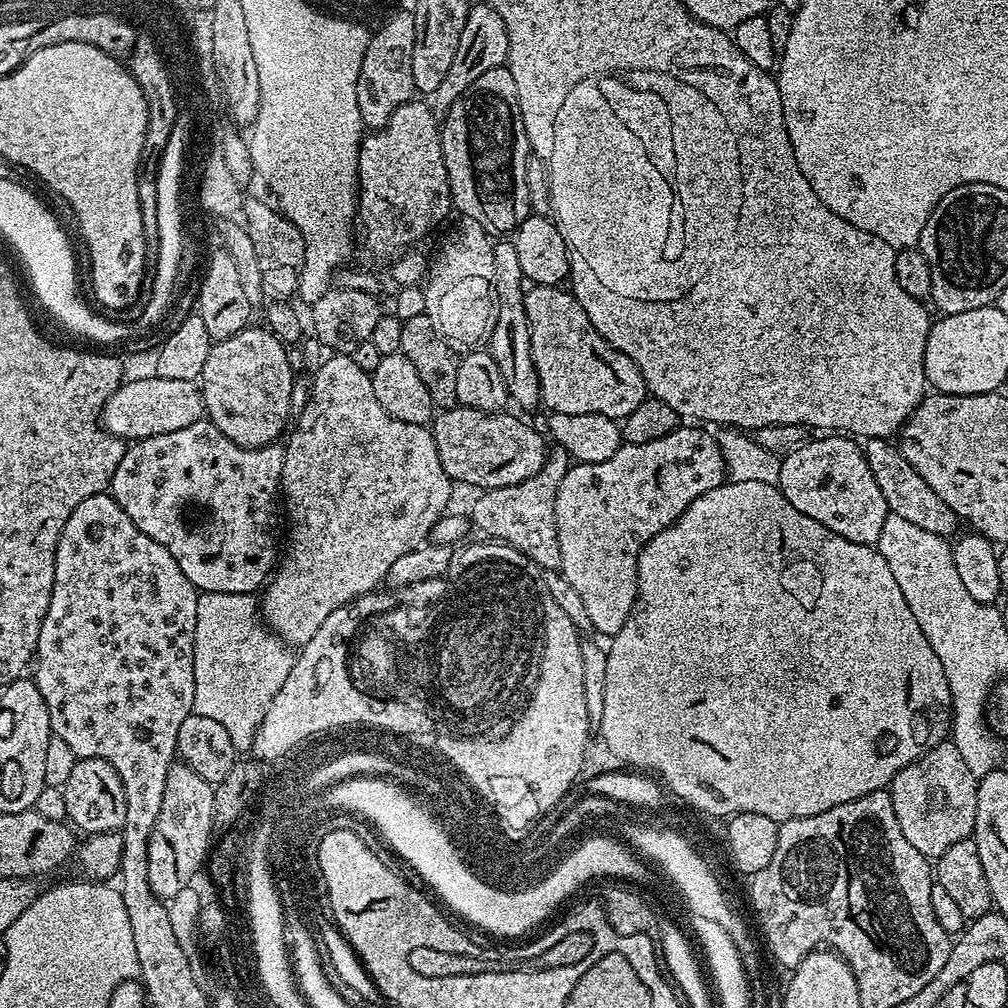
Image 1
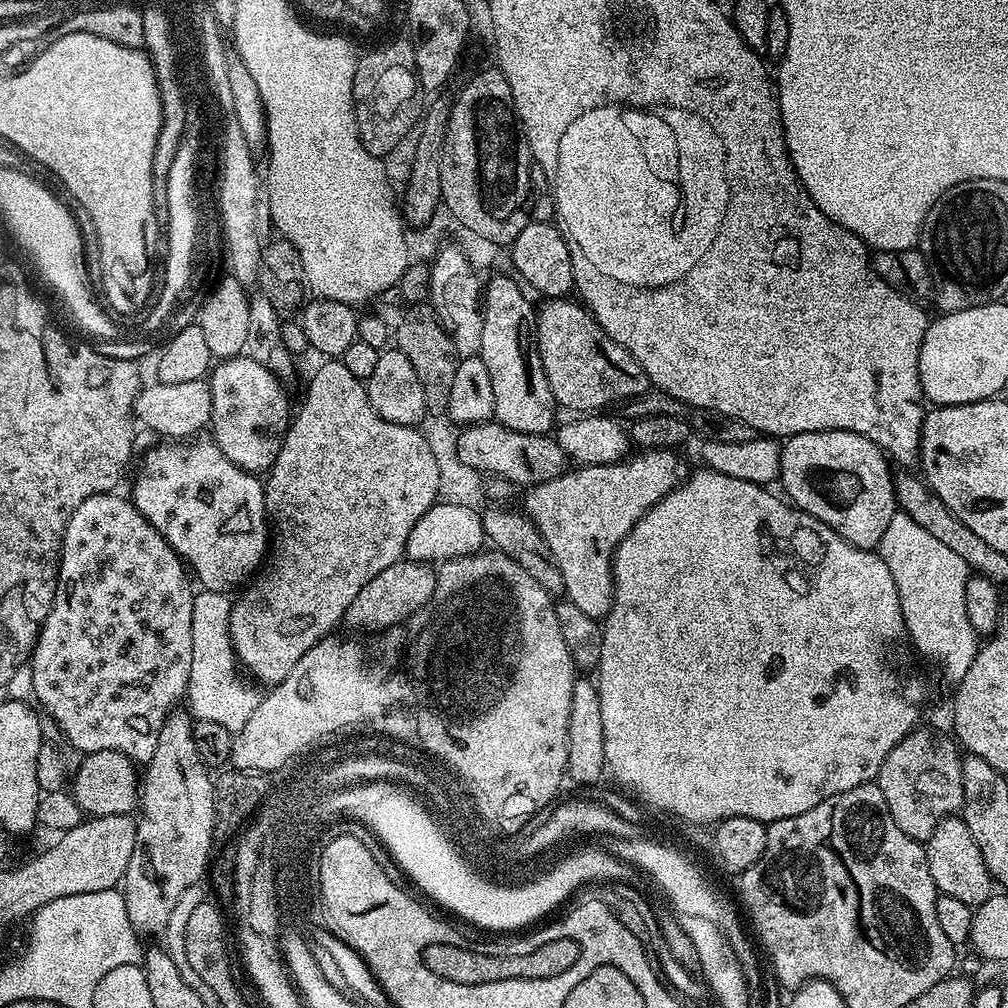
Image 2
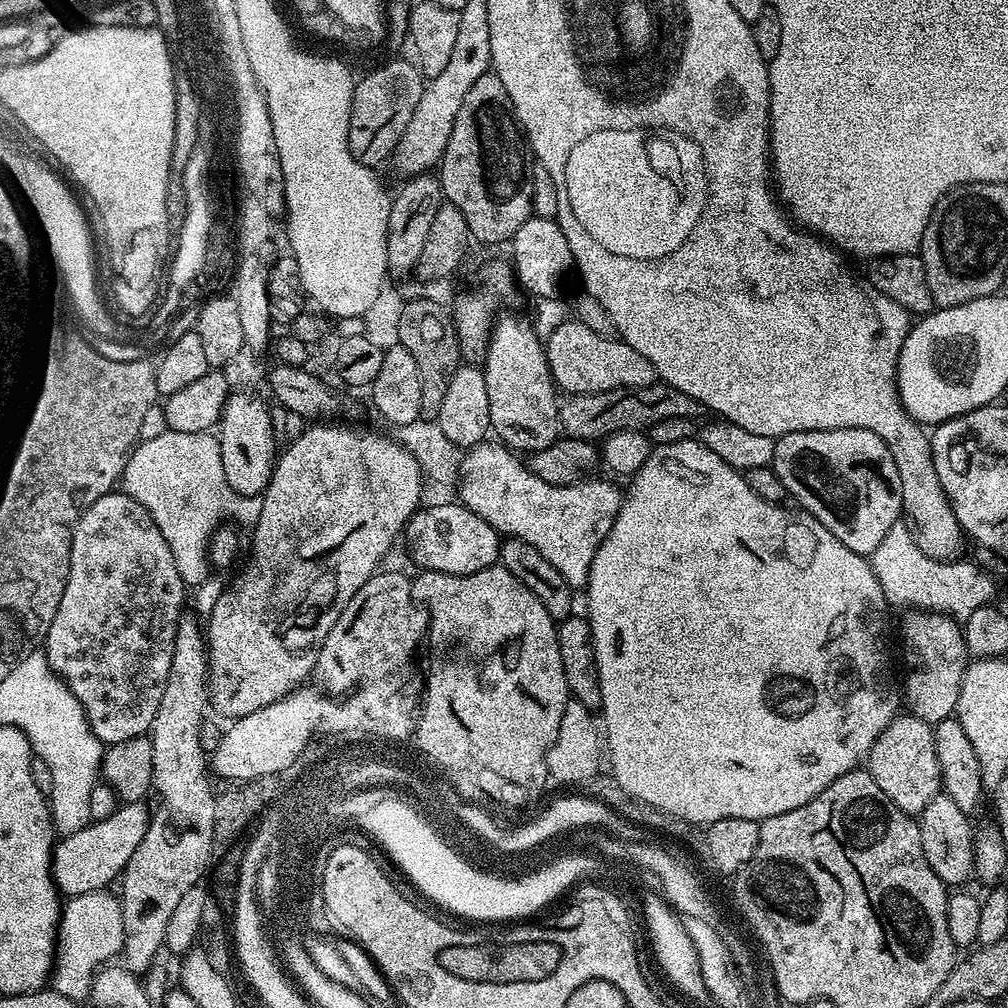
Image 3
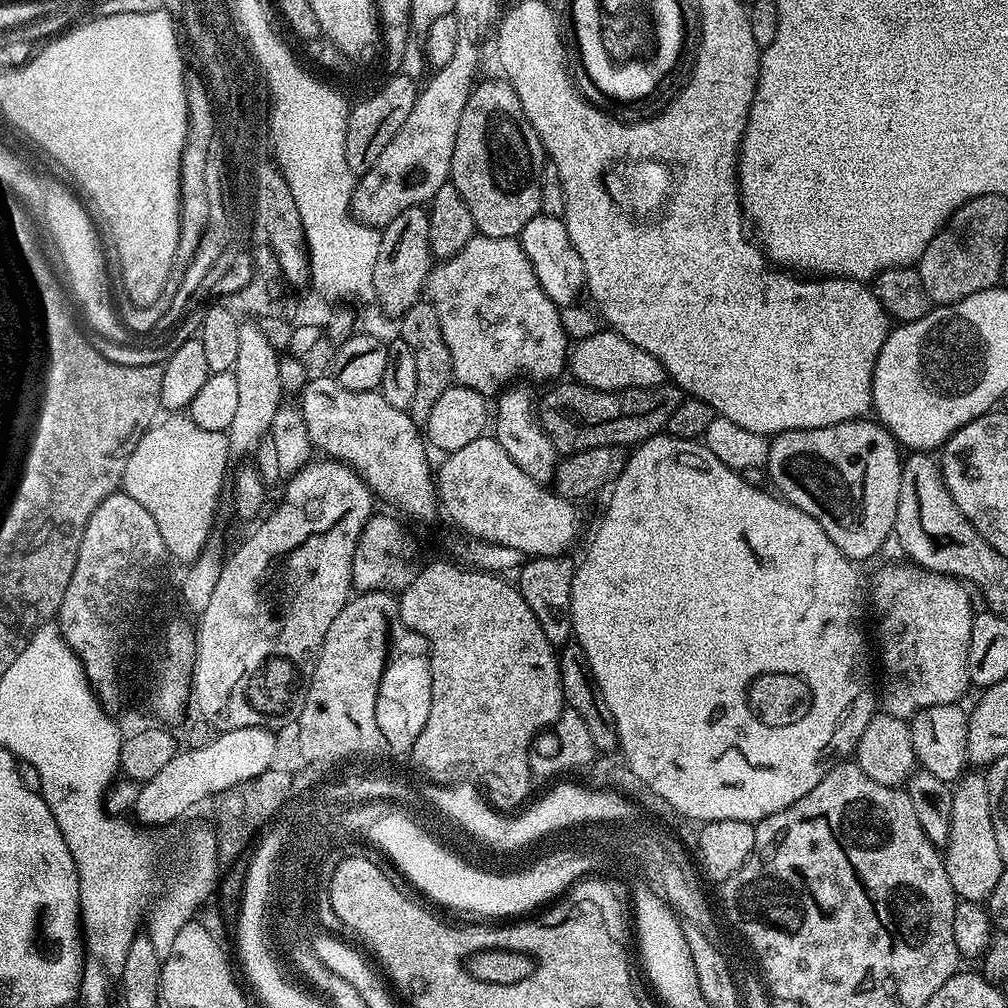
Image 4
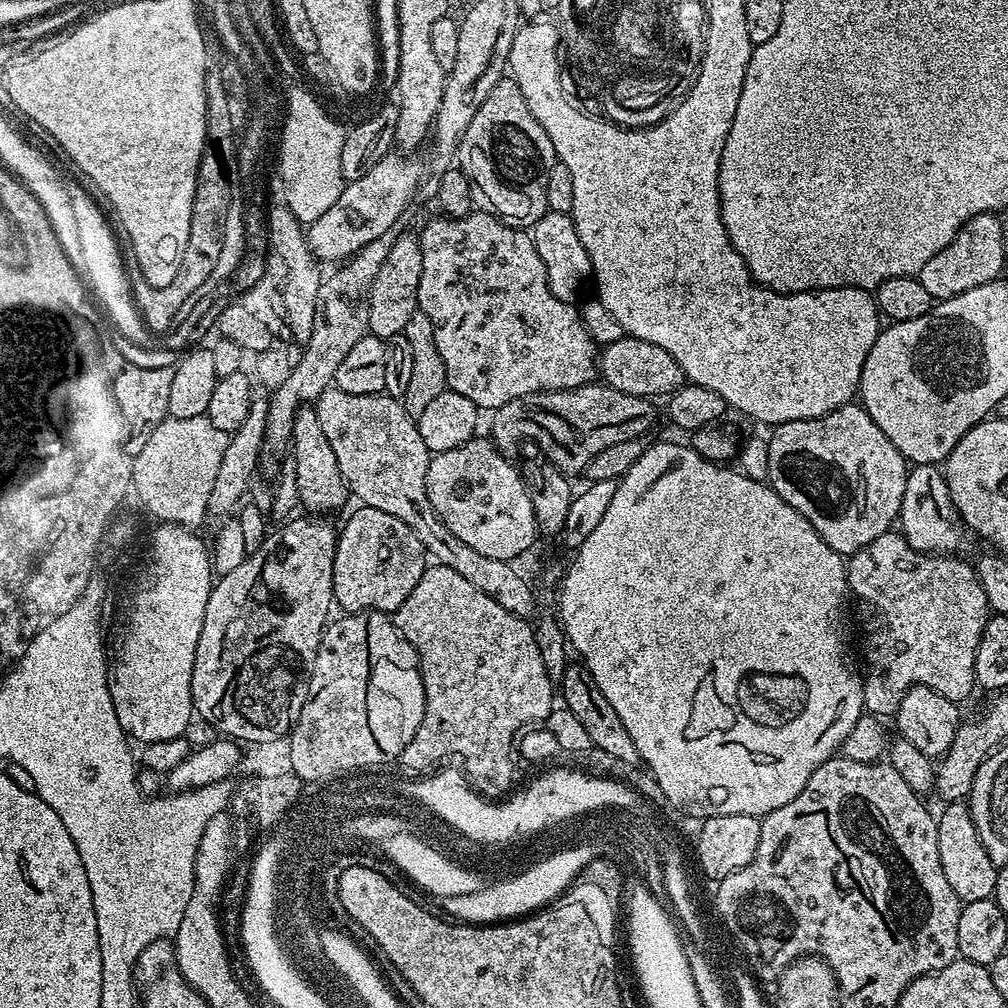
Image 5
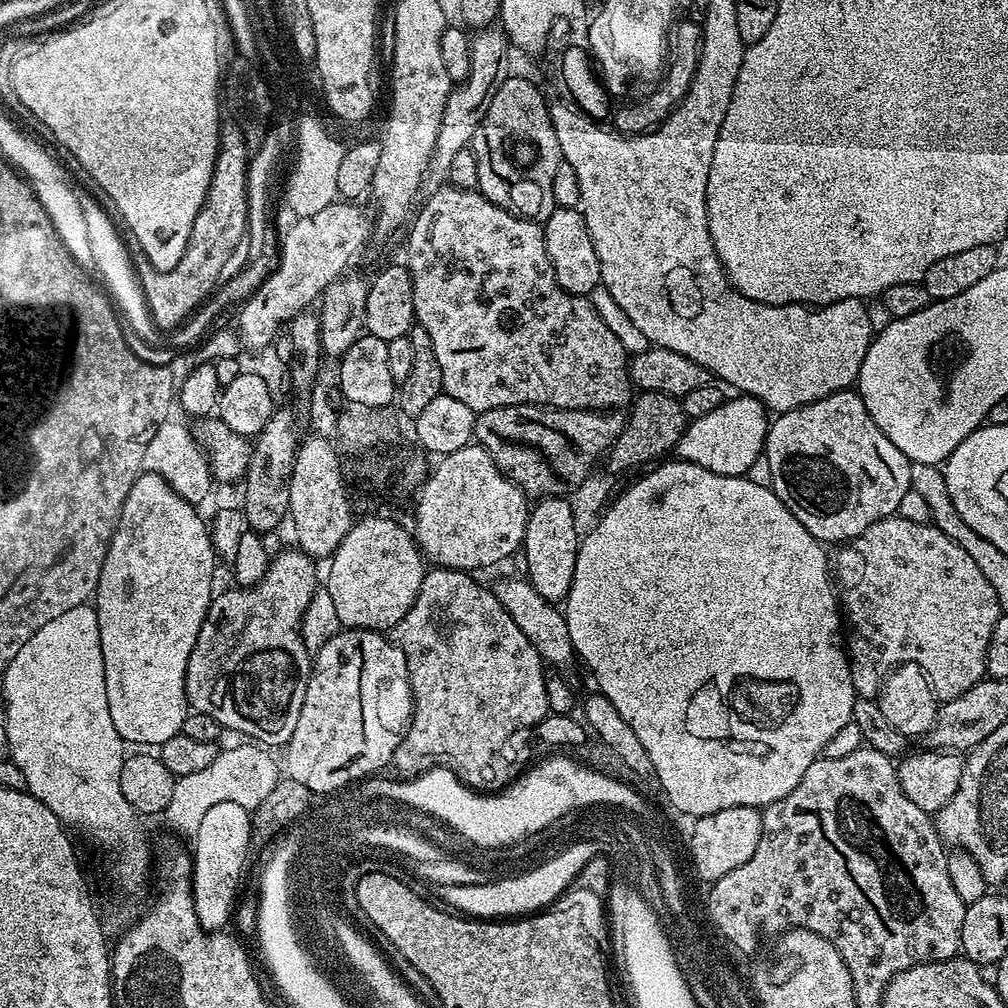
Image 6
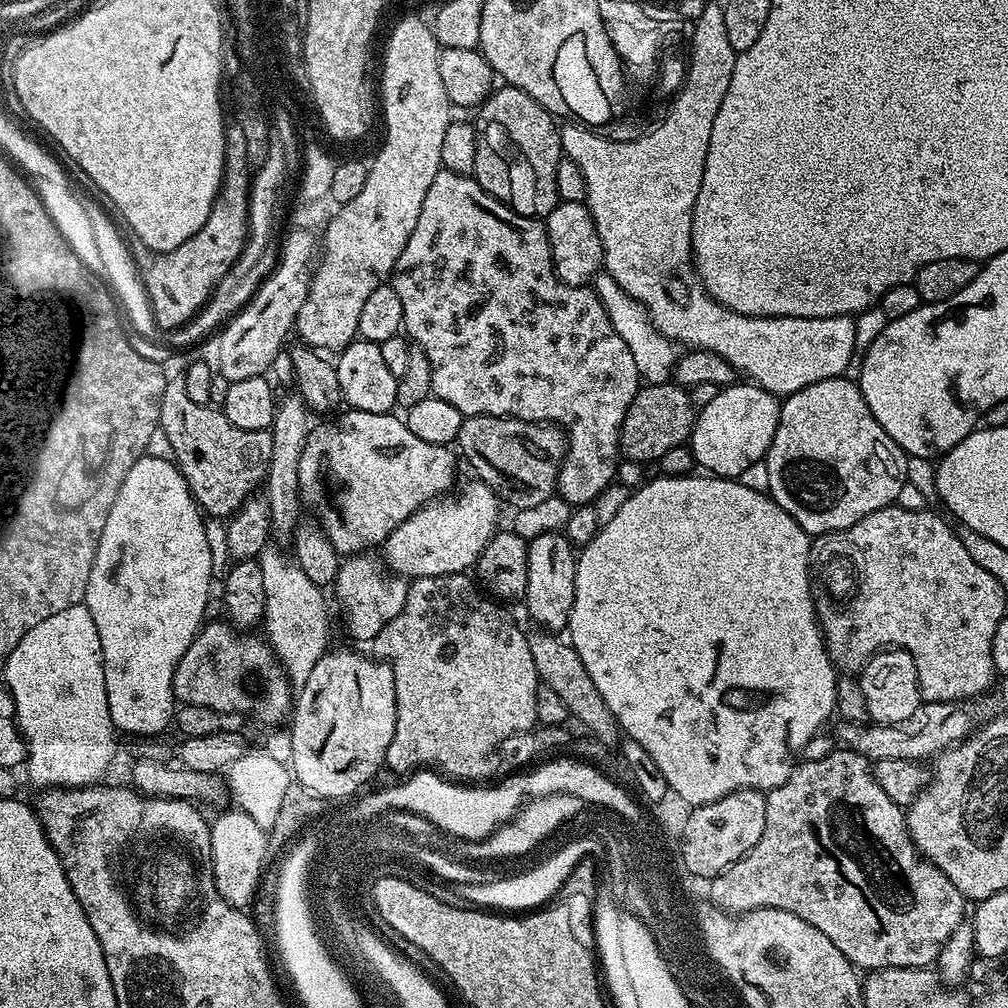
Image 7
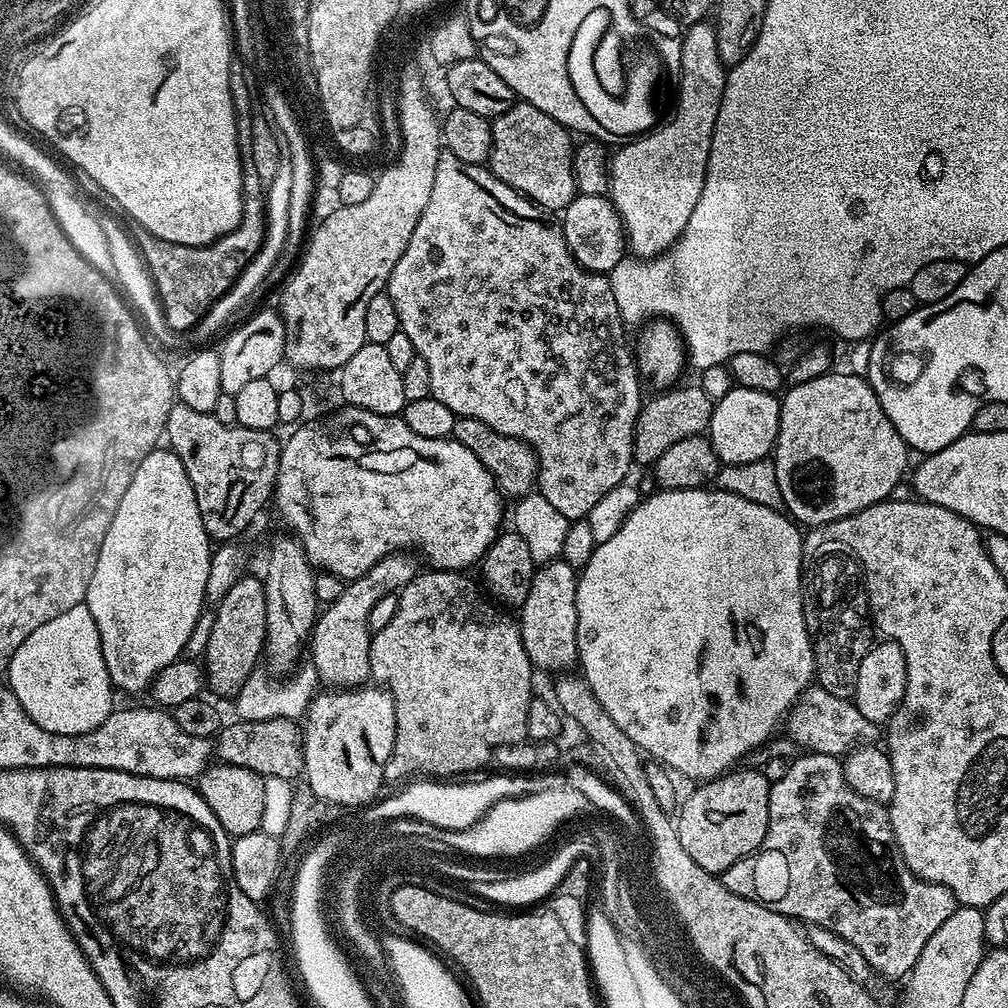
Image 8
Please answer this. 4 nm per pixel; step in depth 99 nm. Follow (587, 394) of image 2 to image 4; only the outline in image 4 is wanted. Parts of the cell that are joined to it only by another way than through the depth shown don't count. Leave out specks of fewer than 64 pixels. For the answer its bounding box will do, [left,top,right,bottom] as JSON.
[570,330,666,392]

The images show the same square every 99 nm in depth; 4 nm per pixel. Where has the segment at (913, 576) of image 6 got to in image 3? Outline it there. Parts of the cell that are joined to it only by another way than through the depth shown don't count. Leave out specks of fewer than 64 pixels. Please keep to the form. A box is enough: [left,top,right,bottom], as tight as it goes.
[902,610,970,714]

